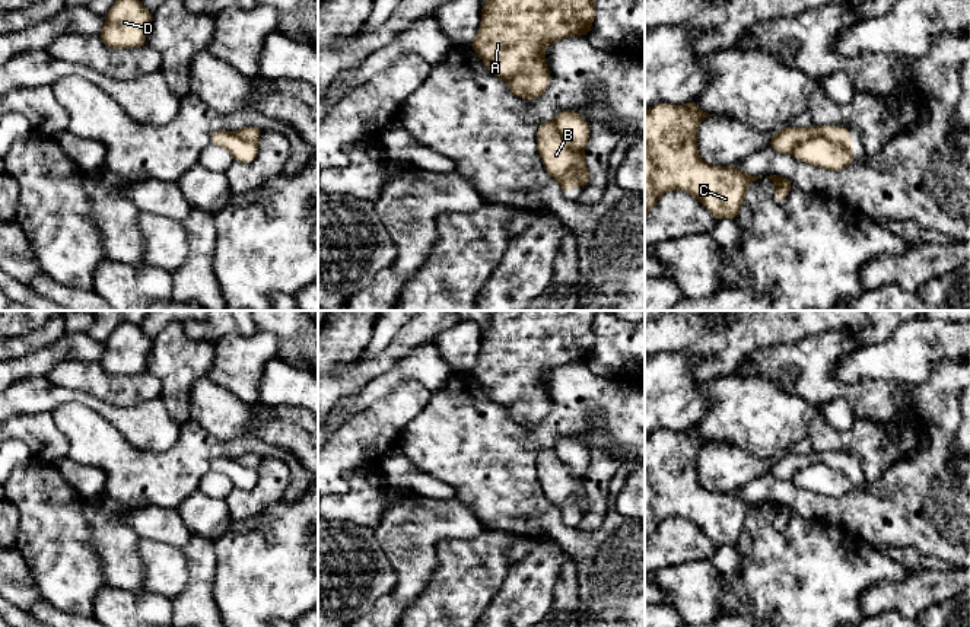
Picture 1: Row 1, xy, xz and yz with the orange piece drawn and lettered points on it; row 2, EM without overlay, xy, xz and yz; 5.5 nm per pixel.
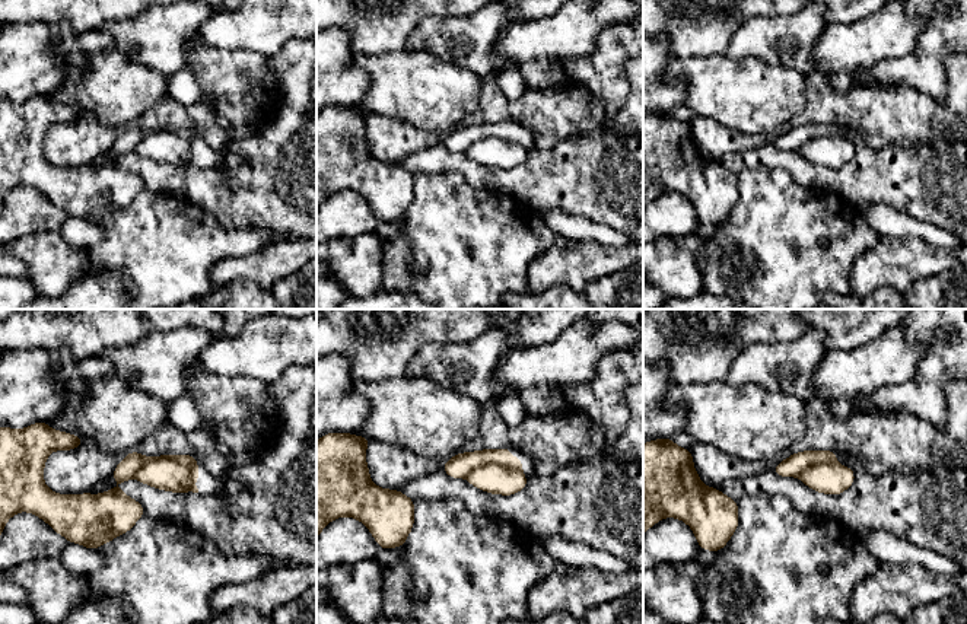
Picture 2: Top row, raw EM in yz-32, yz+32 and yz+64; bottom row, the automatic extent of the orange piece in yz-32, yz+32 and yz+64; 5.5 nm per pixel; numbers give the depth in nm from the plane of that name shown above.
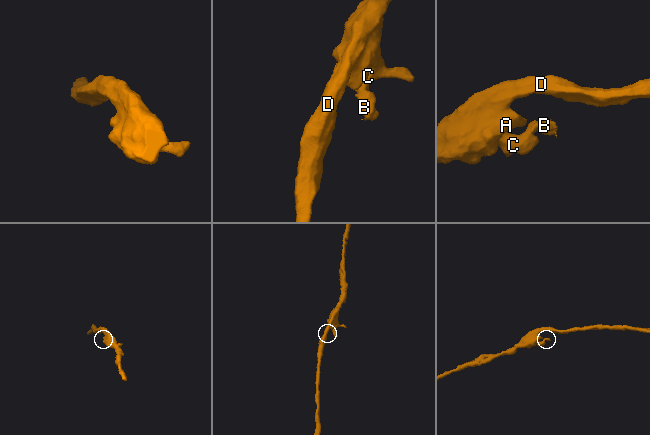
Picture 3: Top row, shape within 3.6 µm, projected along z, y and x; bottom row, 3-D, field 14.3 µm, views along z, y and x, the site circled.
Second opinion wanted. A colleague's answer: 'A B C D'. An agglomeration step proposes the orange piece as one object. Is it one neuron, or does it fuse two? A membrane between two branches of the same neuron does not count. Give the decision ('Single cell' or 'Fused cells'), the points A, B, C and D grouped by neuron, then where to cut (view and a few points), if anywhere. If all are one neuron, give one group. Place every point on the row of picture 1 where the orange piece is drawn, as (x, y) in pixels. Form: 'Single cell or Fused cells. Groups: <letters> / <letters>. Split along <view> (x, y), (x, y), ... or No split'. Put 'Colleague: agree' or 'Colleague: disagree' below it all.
Fused cells. Groups: A C D / B. Split along yz (789, 152), (811, 137), (827, 137), (840, 143), (852, 156)
Colleague: disagree

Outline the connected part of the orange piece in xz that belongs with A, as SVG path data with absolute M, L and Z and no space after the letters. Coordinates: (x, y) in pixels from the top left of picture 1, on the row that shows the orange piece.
M487 0L481 7L481 23L471 47L487 69L508 83L522 99L541 96L551 82L544 50L573 35L591 35L597 9L594 0Z

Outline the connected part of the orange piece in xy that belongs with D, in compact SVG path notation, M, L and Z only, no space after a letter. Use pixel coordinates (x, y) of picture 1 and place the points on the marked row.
M117 0L106 12L101 41L114 50L136 48L146 44L153 13L141 0Z

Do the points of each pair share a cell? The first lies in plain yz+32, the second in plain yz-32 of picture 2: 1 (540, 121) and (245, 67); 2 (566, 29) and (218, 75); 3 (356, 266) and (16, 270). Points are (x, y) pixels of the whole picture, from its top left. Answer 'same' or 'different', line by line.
1: different
2: different
3: different

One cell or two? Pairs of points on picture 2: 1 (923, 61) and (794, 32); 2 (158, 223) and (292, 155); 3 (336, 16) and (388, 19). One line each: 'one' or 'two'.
1: two
2: two
3: one

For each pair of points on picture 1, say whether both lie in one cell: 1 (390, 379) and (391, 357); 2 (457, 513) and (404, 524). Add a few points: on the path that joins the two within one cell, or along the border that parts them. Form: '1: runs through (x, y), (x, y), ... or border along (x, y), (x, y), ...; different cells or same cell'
1: border along (417, 346), (362, 387); different cells
2: runs through (444, 519), (417, 524); same cell

